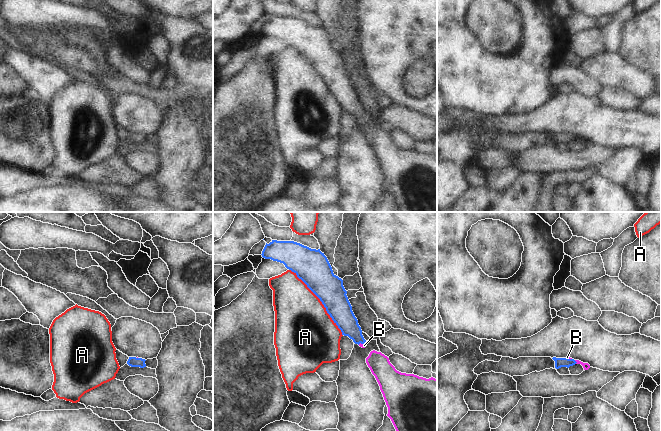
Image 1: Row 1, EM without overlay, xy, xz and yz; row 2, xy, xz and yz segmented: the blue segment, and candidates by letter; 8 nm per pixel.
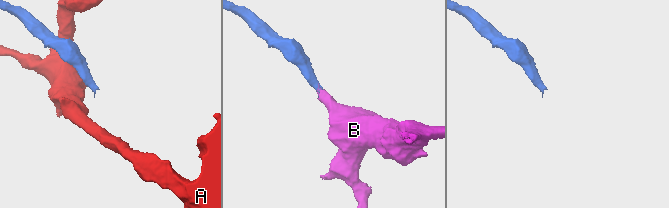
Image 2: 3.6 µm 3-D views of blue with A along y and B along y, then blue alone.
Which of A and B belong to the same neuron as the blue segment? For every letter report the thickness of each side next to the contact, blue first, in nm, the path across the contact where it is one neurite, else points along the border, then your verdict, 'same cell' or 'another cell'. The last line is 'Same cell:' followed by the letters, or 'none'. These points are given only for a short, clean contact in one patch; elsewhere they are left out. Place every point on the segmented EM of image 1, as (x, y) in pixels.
A: 260 nm thick on the blue side, 440 nm on the other; another cell
B: 80 nm thick on the blue side, 60 nm on the other; runs through yz (559, 362), (575, 361), (586, 366); same cell
Same cell: B

